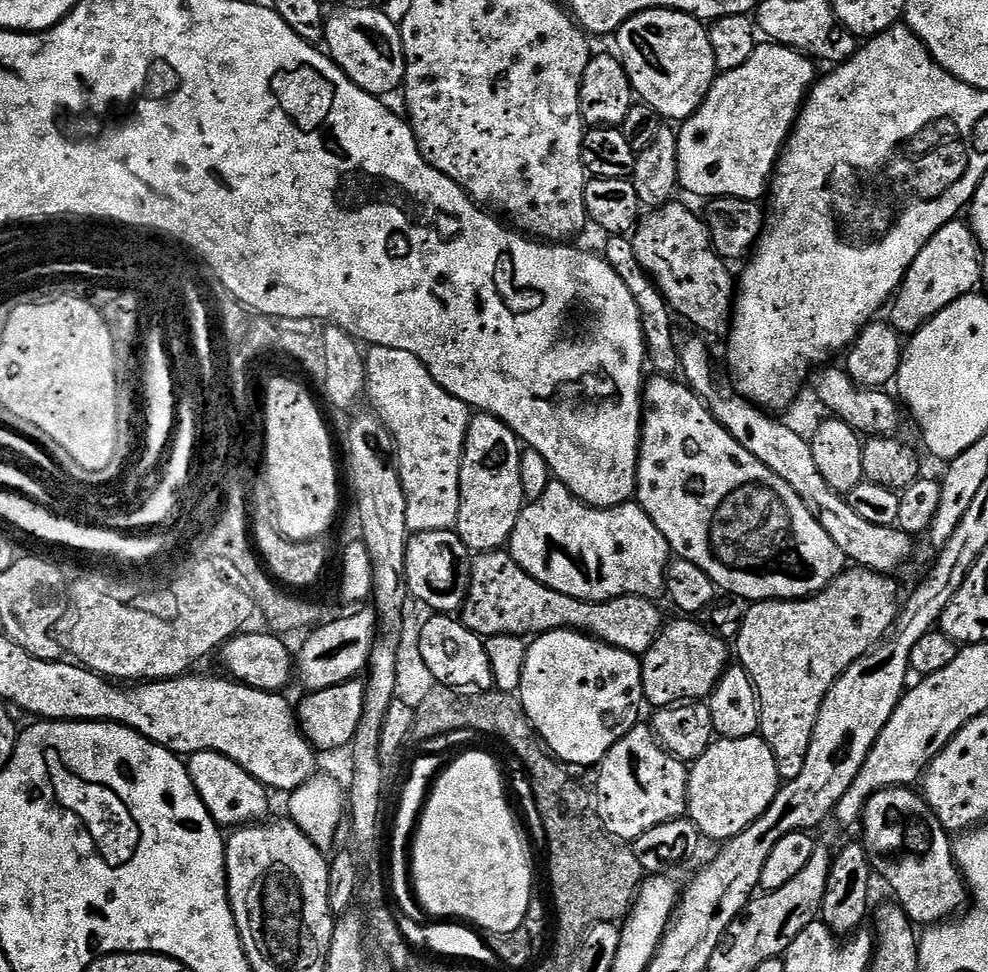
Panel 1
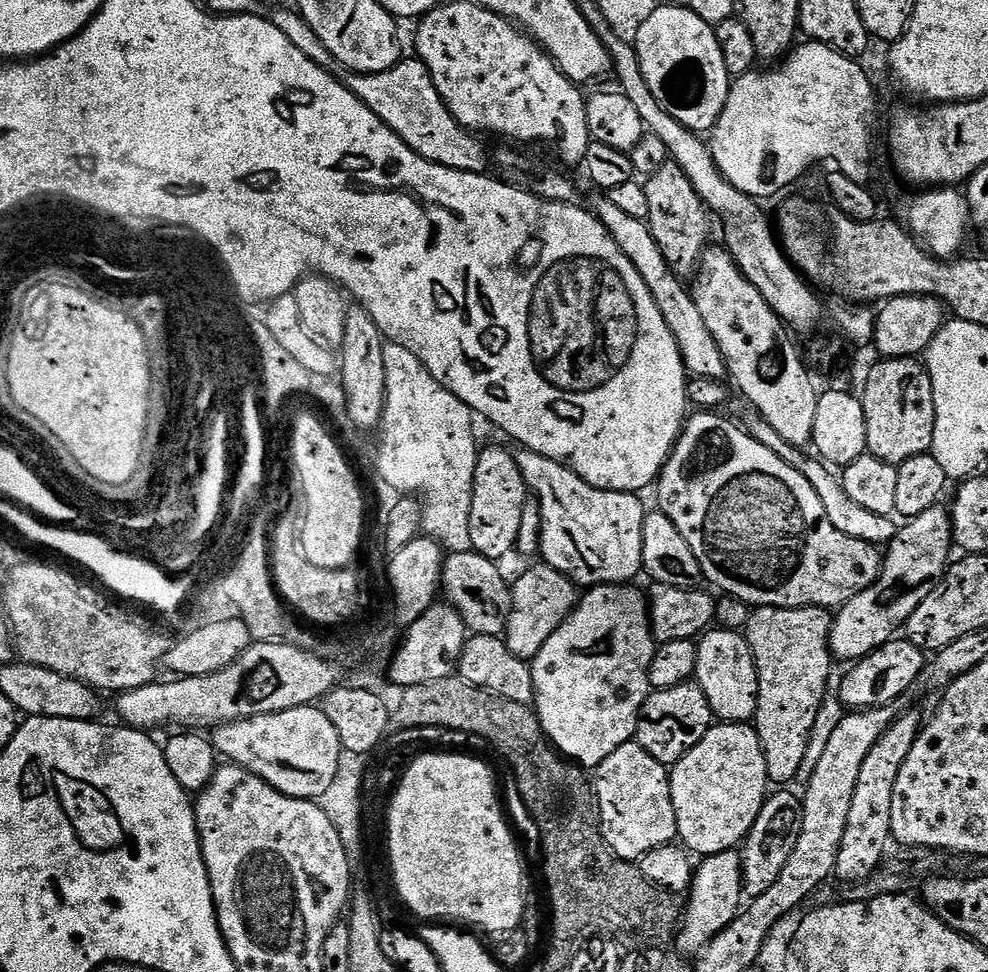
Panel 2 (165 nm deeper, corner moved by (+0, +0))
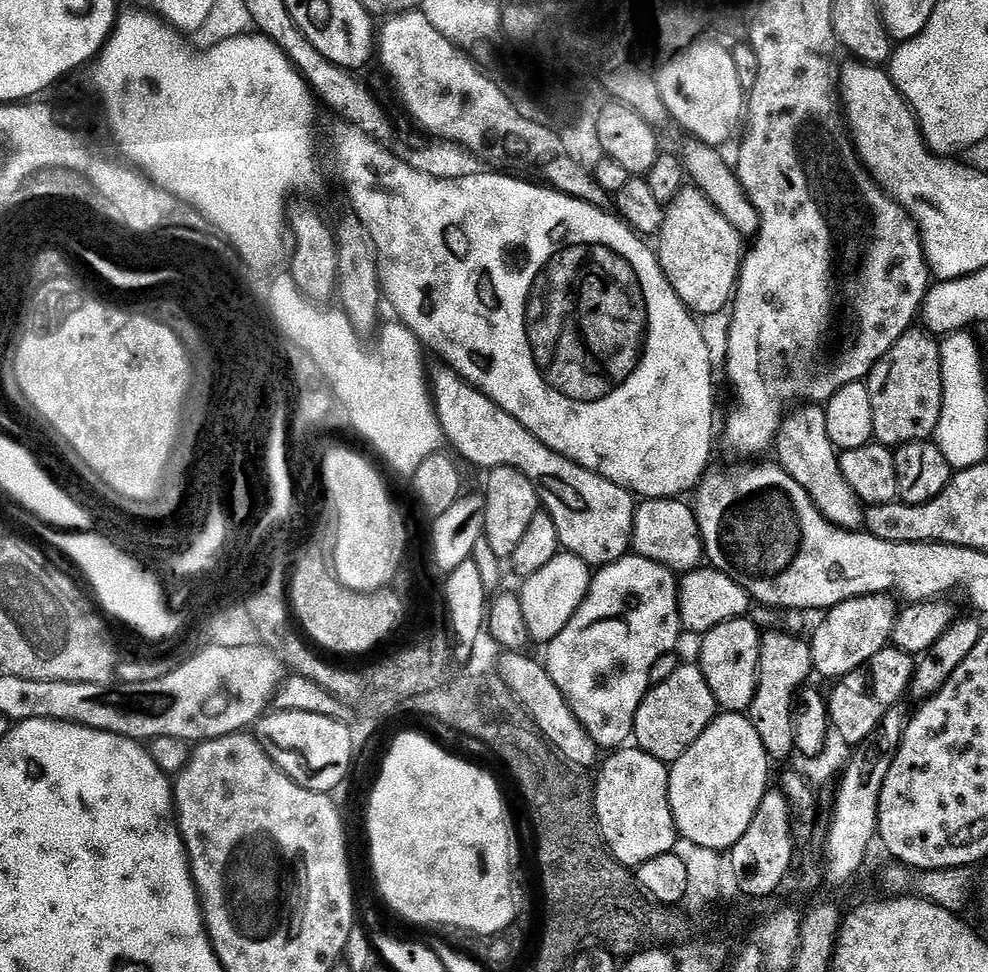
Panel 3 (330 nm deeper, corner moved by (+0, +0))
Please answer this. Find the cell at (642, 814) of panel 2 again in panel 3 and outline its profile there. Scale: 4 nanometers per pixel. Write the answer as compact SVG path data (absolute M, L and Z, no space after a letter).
M625 746L623 748L617 748L609 756L612 757L610 757L609 760L607 757L607 759L605 759L603 763L599 765L598 773L600 772L600 777L597 778L596 784L594 780L594 795L596 797L596 821L600 827L600 833L604 839L604 843L607 844L610 851L612 851L612 857L614 857L618 863L623 864L625 868L629 870L635 870L637 868L641 868L646 862L650 862L650 858L658 858L662 854L673 851L675 842L678 839L676 823L674 822L674 814L670 810L670 798L668 797L668 791L670 790L668 774L670 768L669 765L657 760L657 758L651 757L648 753L644 753L643 750L637 746Z

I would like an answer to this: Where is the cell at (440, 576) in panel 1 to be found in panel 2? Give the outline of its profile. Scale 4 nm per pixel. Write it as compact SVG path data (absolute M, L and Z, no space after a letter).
M453 552L444 557L444 570L442 592L447 603L456 609L458 615L465 622L467 631L473 636L499 636L503 637L506 630L506 622L510 622L510 610L512 609L512 589L510 580L500 573L501 565L495 560L486 558L477 552Z

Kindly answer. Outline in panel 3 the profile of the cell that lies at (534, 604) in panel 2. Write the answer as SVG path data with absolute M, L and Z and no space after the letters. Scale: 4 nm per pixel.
M560 550L546 566L520 584L522 586L518 588L518 595L522 602L522 614L526 618L526 630L530 630L533 641L550 641L566 630L566 622L574 618L578 606L582 606L586 598L593 575L593 569L582 562L582 558Z

